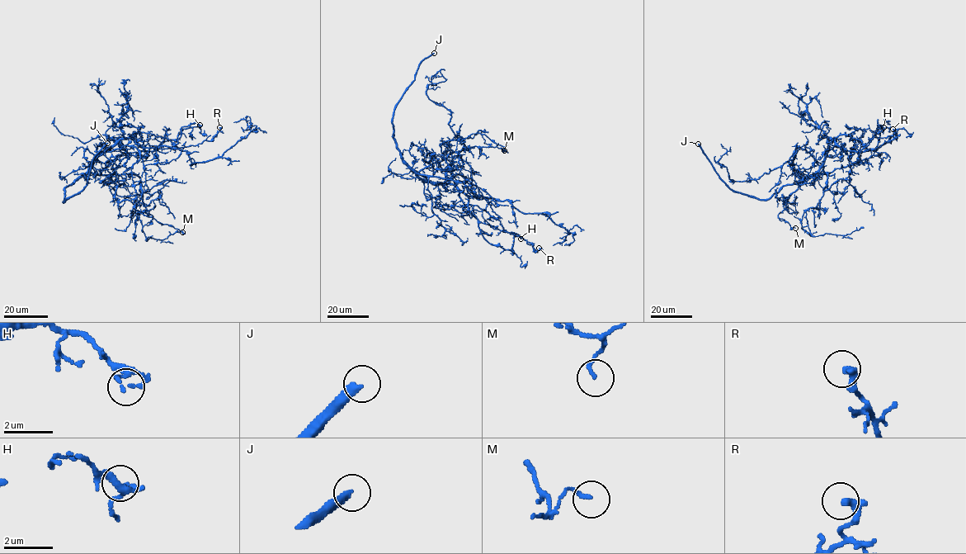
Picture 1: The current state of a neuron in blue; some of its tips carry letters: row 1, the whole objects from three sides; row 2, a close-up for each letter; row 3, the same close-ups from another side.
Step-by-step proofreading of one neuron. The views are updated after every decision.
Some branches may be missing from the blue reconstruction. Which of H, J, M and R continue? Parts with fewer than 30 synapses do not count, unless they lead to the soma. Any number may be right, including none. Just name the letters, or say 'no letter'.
J

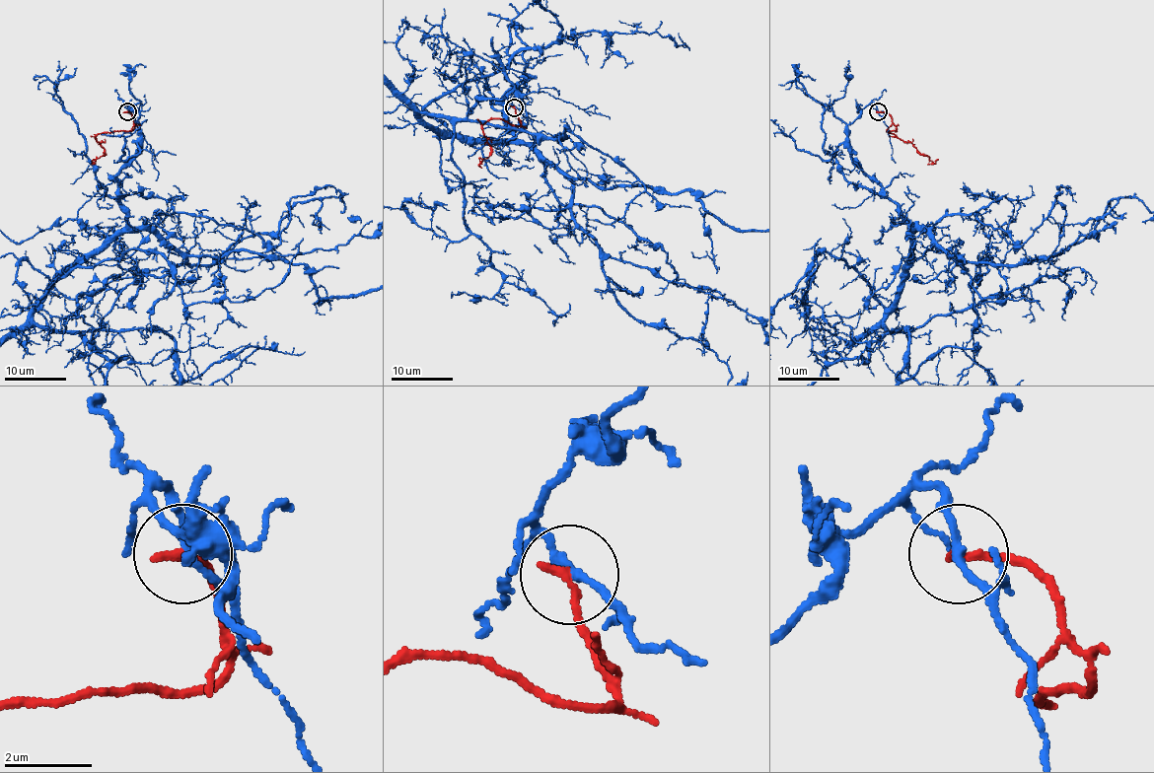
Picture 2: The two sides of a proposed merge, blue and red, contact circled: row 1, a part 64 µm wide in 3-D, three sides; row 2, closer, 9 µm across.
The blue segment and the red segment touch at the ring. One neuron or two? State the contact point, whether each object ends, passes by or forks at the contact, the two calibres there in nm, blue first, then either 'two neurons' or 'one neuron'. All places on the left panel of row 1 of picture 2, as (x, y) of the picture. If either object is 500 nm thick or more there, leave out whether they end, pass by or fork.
at (127, 111); blue passes by; red ends there; 160 nm thick on the blue side, 240 nm on the other; two neurons

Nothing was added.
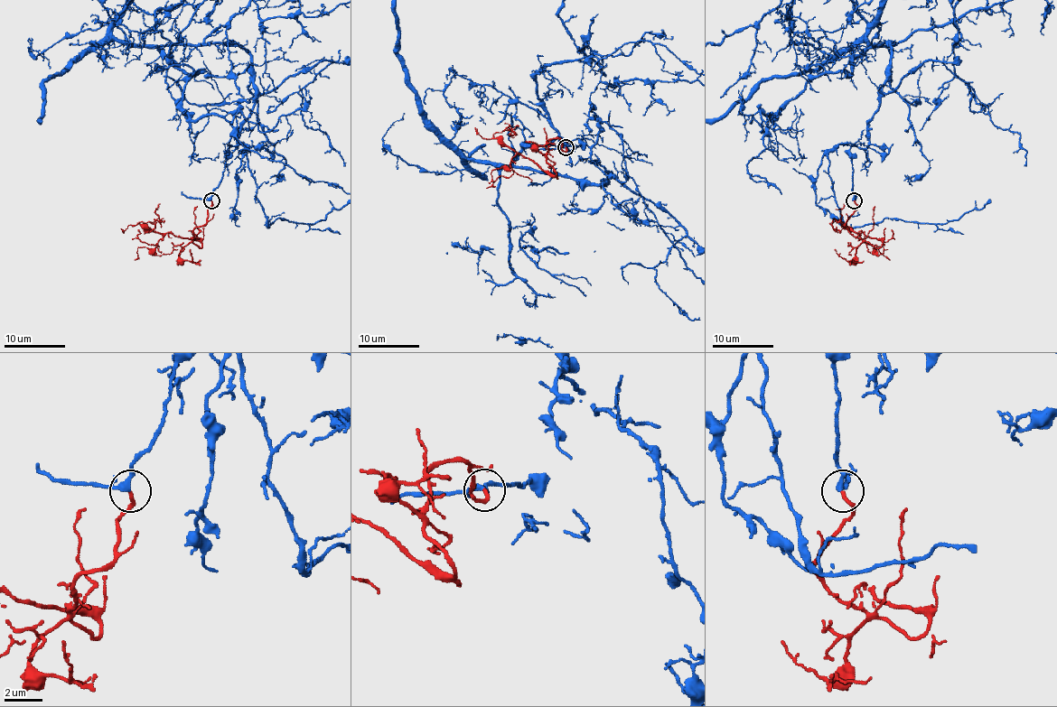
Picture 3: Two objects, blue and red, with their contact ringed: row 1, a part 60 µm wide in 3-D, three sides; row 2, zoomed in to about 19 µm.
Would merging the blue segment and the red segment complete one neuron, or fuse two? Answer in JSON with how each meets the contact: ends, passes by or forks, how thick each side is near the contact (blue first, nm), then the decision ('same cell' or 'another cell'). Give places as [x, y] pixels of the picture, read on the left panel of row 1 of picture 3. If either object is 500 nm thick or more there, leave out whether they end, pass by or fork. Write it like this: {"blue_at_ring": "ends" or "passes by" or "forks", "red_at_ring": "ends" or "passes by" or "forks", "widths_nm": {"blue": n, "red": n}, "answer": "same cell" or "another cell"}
{"blue_at_ring": "forks", "red_at_ring": "ends", "widths_nm": {"blue": 190, "red": 180}, "answer": "another cell"}

